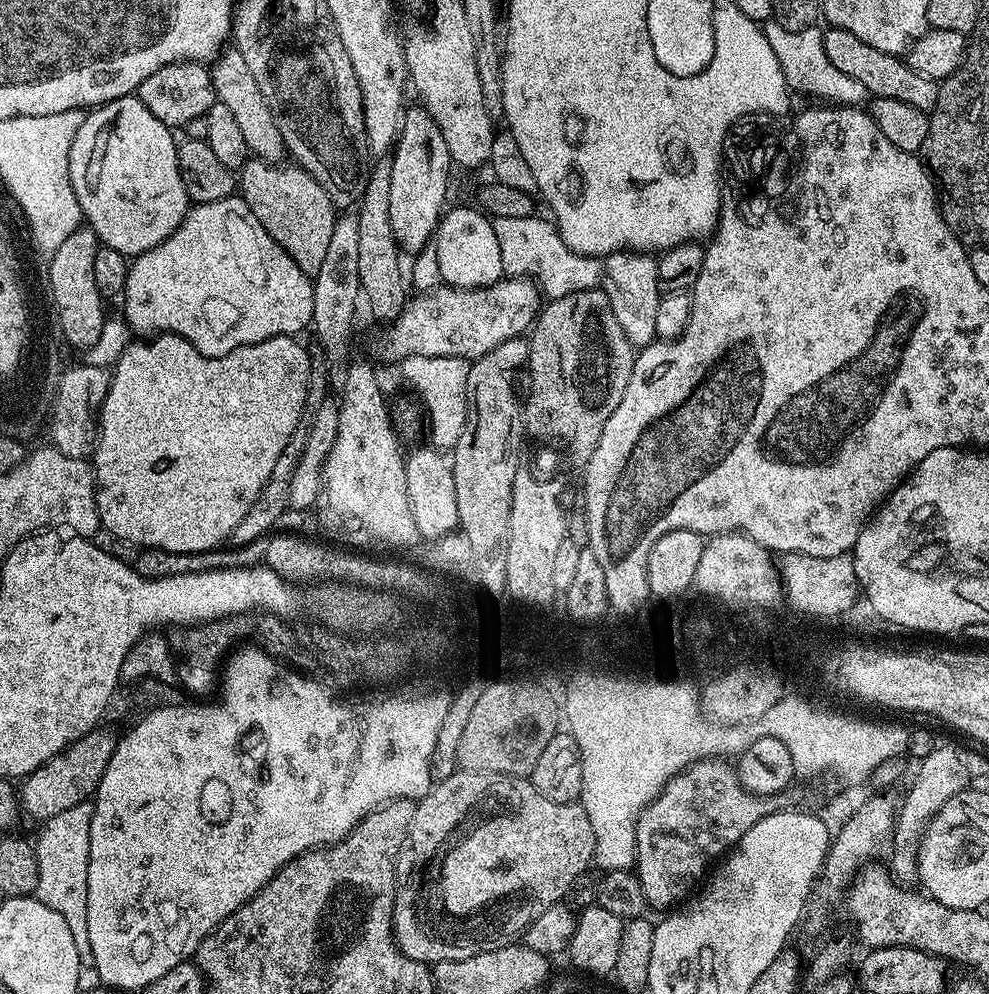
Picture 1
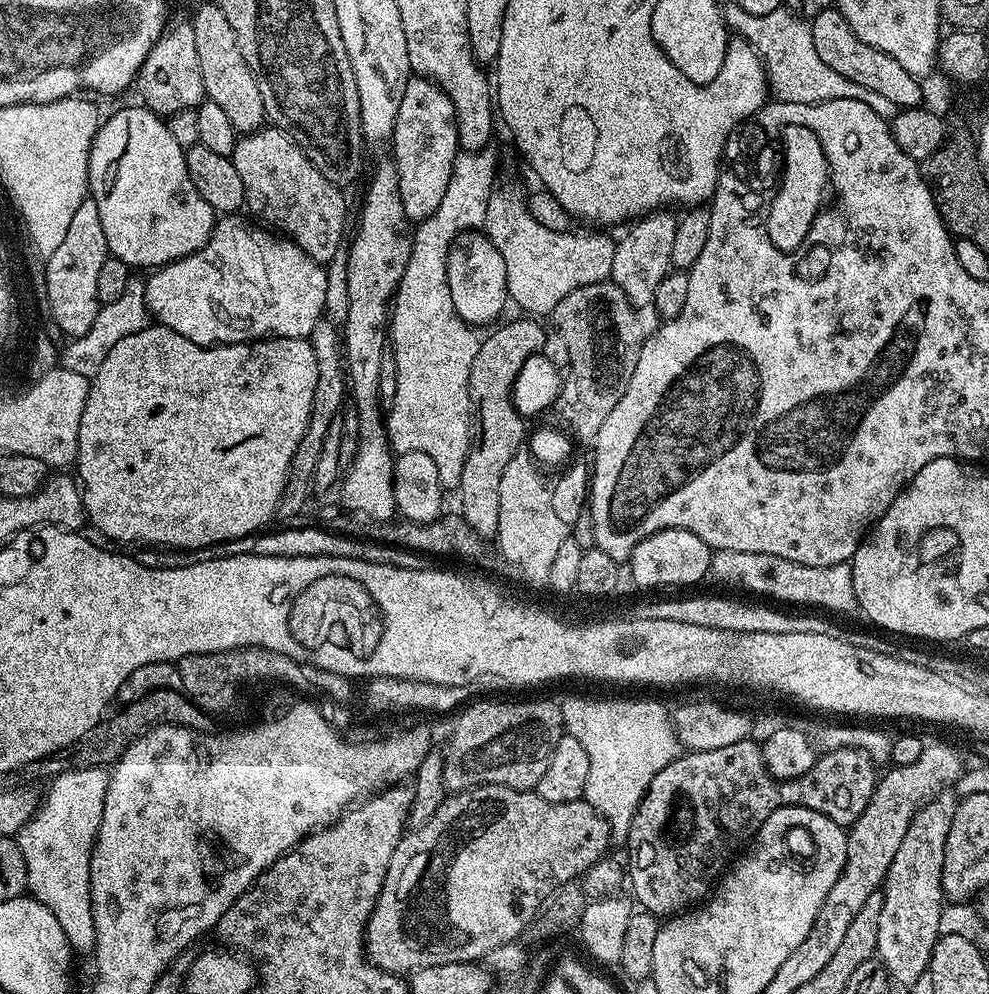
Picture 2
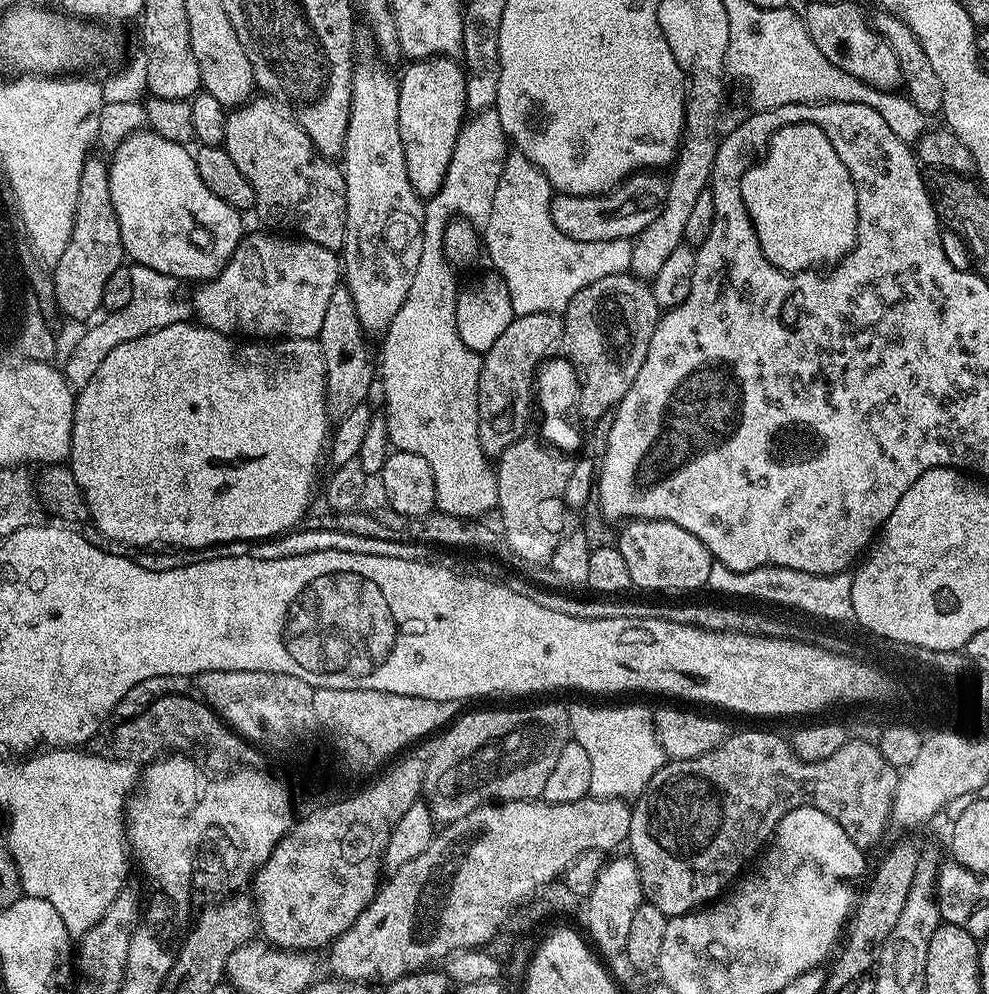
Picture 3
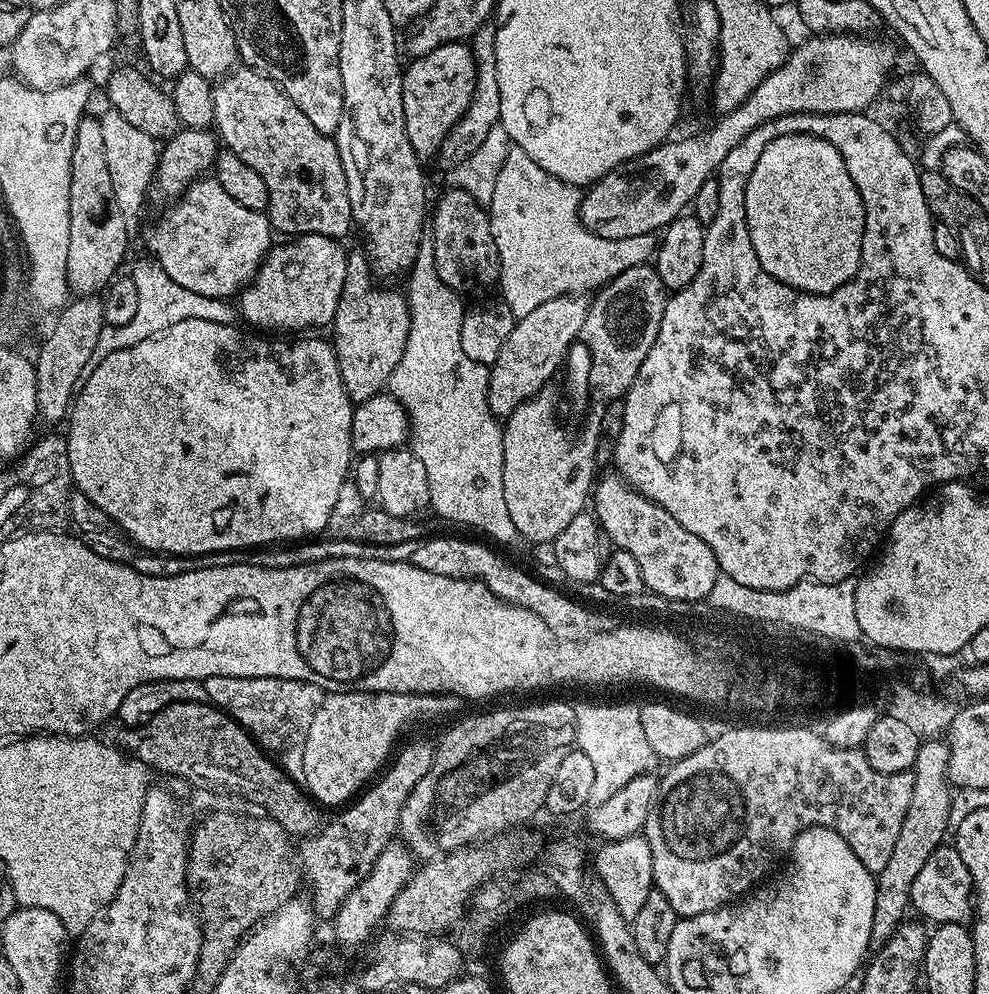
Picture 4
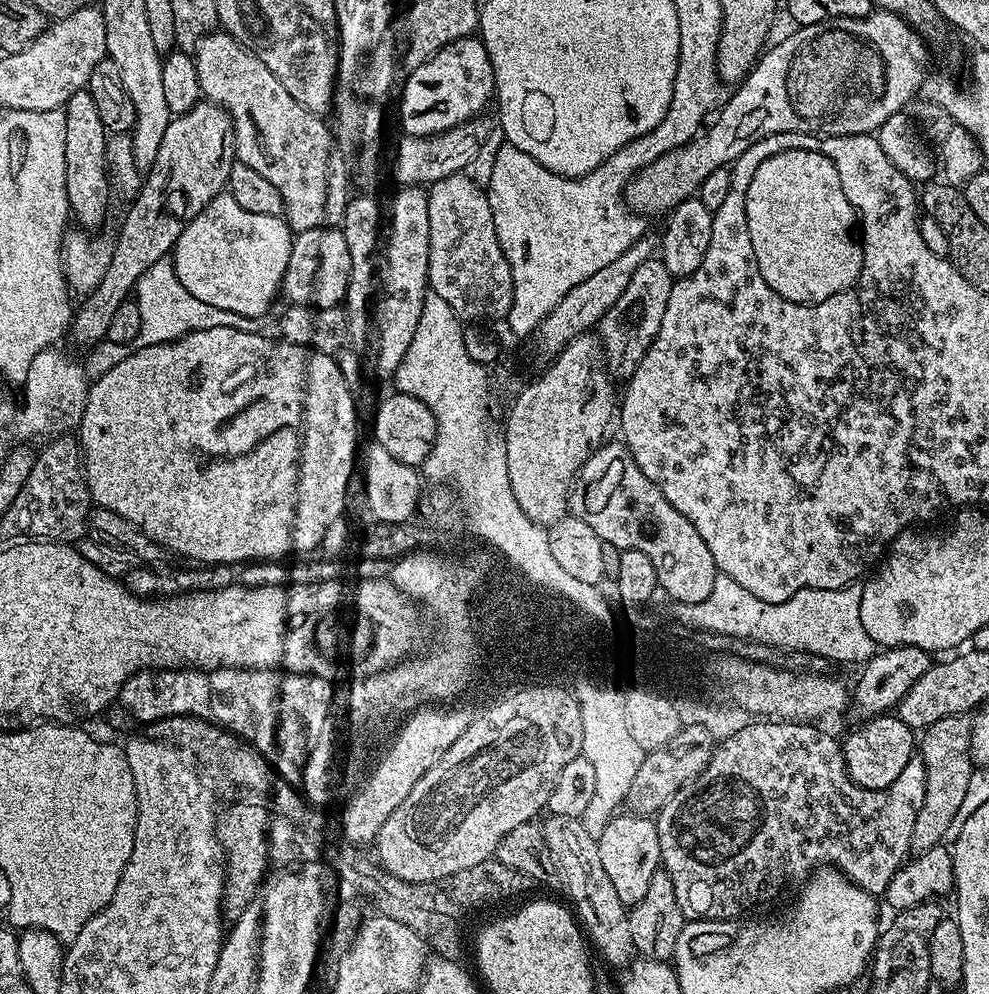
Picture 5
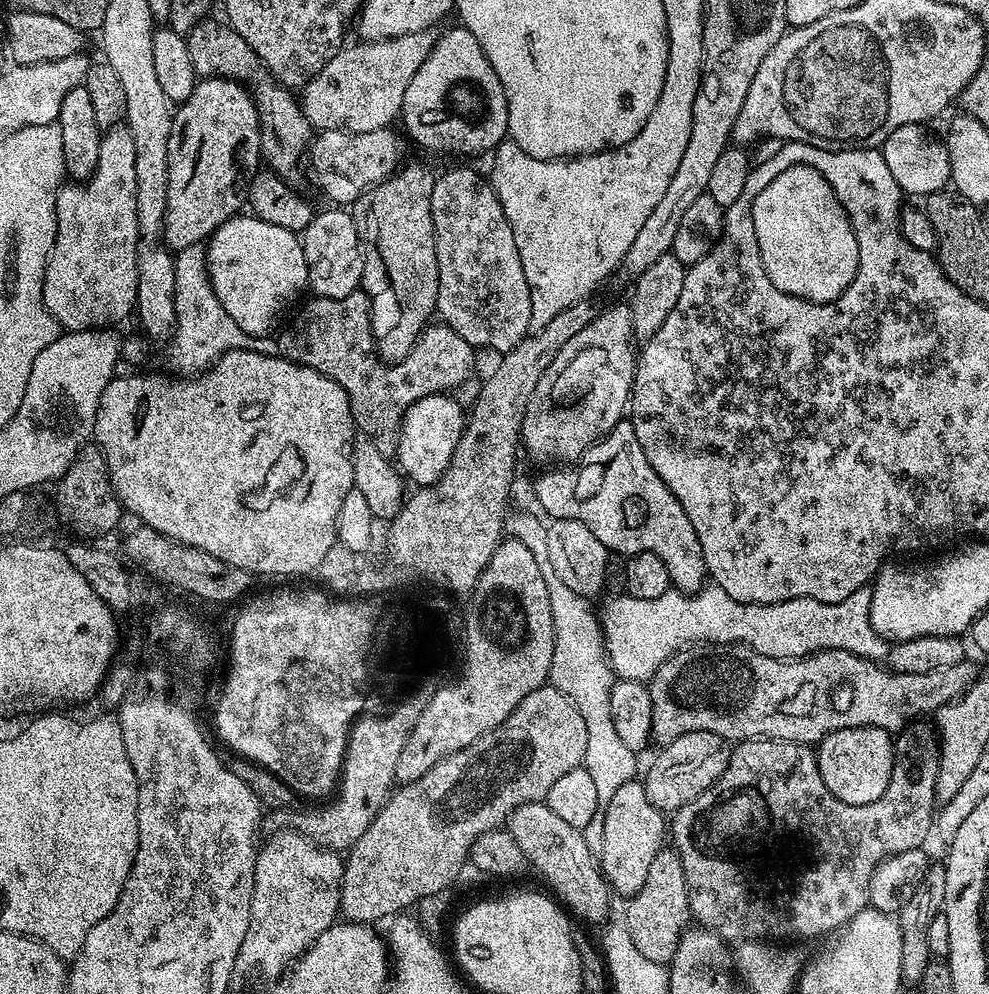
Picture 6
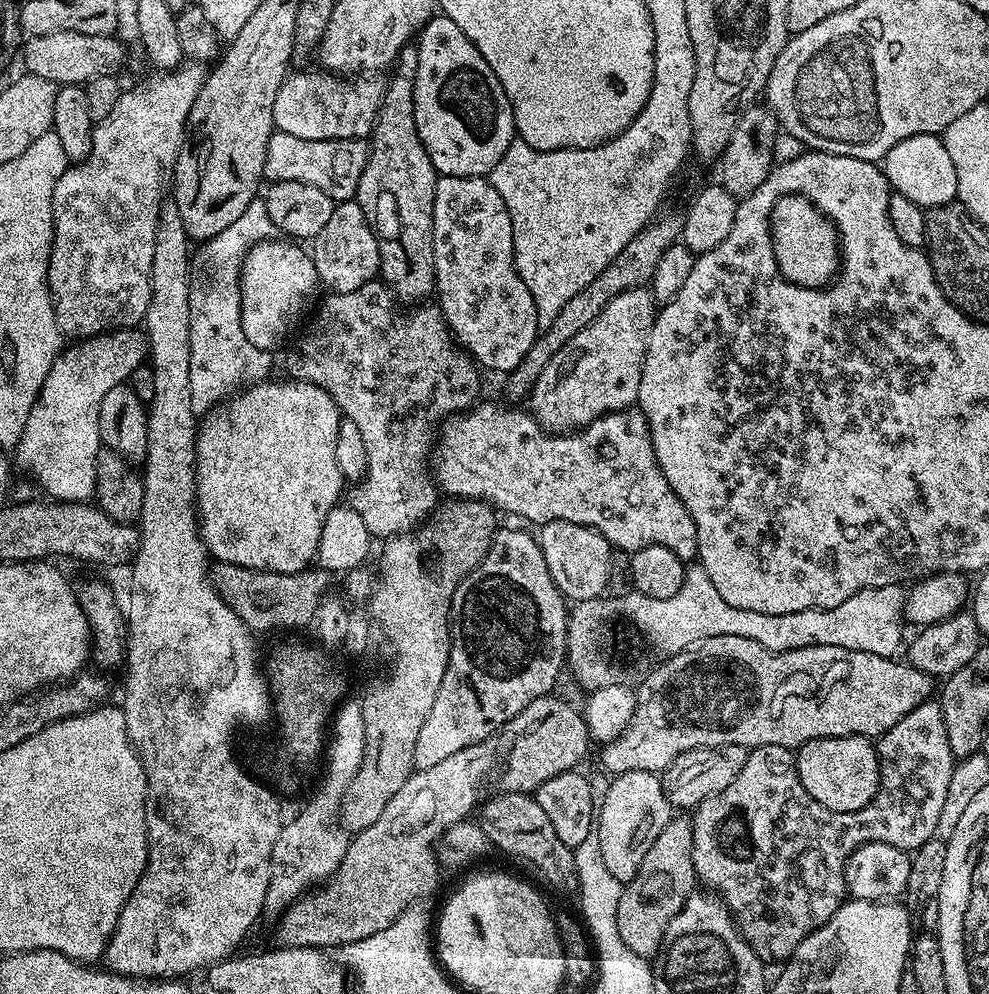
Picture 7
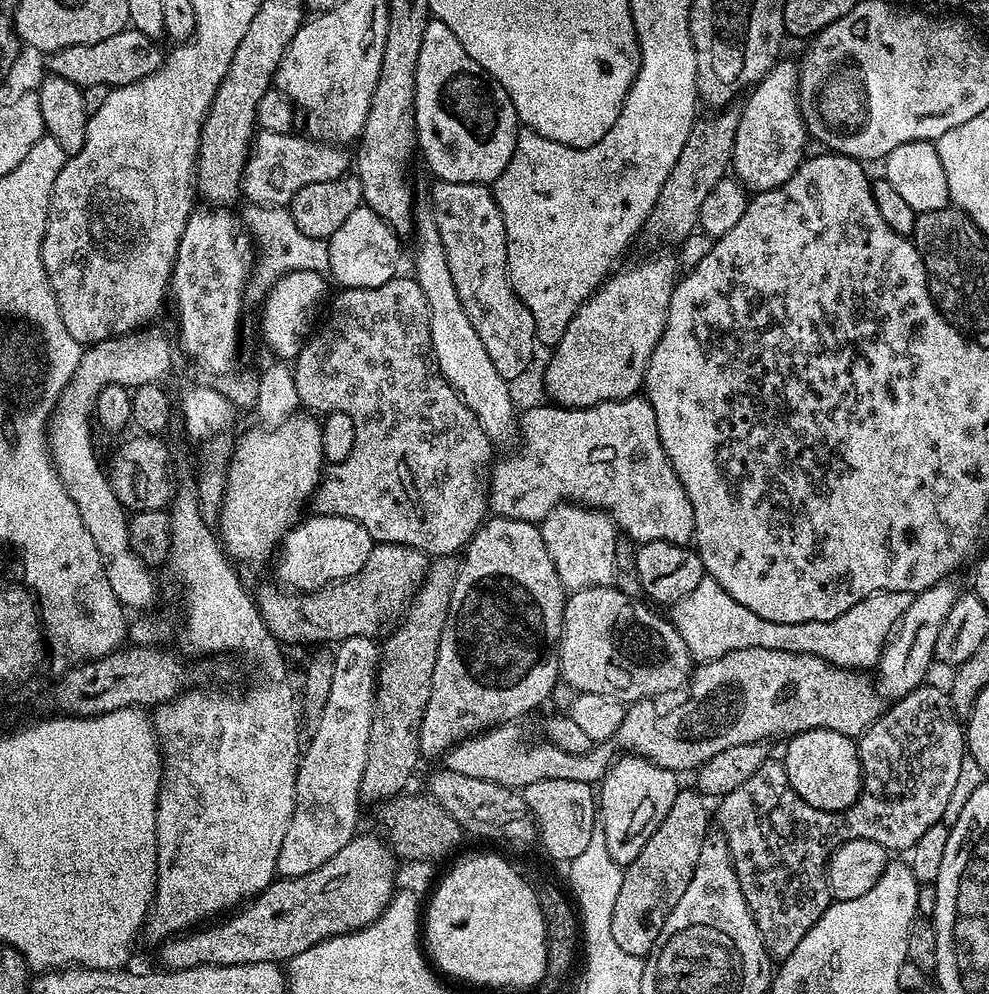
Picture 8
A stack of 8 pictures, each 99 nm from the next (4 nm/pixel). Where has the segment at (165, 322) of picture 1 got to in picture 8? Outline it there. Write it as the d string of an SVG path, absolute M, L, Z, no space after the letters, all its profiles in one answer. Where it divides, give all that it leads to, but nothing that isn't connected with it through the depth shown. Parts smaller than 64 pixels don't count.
M362 206L354 210L354 214L350 214L350 218L346 218L346 222L342 222L327 239L330 276L340 283L341 289L373 288L390 282L397 275L396 263L400 260L400 240L396 235L397 229L372 208Z

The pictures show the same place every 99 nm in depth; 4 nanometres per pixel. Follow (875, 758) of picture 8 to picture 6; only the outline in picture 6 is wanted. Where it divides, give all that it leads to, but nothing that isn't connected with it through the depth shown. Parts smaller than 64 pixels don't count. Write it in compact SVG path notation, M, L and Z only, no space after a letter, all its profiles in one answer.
M912 726L907 730L901 731L899 735L895 737L895 756L893 758L893 772L890 774L890 782L886 787L886 792L882 794L878 800L874 803L866 805L847 805L846 802L840 801L834 794L828 790L828 786L824 784L822 776L819 773L817 753L813 751L807 744L791 744L785 740L741 740L732 748L730 754L730 762L726 766L726 770L723 774L713 782L711 786L707 788L702 794L698 794L698 798L694 798L686 806L676 809L674 815L670 820L670 844L671 847L678 854L678 858L682 862L682 870L686 870L686 886L688 887L688 901L690 902L690 910L692 911L691 919L695 921L699 927L708 929L709 932L716 933L721 940L725 942L796 942L792 940L812 940L815 936L820 936L826 932L833 930L839 930L844 927L845 924L849 924L857 914L864 908L869 907L868 899L870 898L870 882L872 881L872 871L882 863L884 860L889 860L891 856L896 854L902 854L906 850L914 850L915 848L923 845L926 834L930 830L933 819L938 811L938 805L936 802L936 783L938 782L938 758L940 757L940 741L936 735L935 727L928 726L928 728L916 728L920 726Z

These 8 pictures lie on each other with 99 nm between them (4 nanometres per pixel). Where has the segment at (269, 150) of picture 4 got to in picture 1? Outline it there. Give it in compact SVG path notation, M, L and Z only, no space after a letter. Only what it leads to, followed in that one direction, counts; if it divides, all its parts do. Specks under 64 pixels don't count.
M250 158L240 169L238 169L238 195L244 199L246 206L250 206L250 210L254 210L254 218L258 218L258 222L262 222L262 226L266 226L266 230L270 234L270 238L274 238L274 242L278 242L278 246L282 246L282 250L286 250L286 254L290 254L290 258L294 258L294 262L298 262L298 270L302 270L307 276L316 277L318 270L322 270L322 261L326 259L326 250L330 247L330 238L334 238L334 226L338 209L333 204L330 194L320 183L310 175L305 168L299 166L291 166L287 168L287 163L271 164L265 160Z

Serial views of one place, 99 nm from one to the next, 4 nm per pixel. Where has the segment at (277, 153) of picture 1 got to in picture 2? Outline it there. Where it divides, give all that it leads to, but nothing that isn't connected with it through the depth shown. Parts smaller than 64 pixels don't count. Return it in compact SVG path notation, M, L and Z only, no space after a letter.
M208 2L197 6L196 13L190 16L190 23L194 30L194 46L198 49L198 66L202 70L205 97L222 106L222 111L230 117L230 126L234 126L236 133L247 134L265 127L262 90L258 90L258 82L250 66L246 66L246 58L242 58L238 34L234 34L234 26L230 26L226 14L222 14L215 2Z

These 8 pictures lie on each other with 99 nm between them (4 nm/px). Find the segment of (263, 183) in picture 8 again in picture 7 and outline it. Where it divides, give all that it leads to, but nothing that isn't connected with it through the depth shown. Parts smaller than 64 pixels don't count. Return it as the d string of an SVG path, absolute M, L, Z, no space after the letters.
M276 130L266 146L264 175L272 182L285 180L318 186L318 190L326 190L332 200L339 202L355 197L367 161L368 144L363 139L307 141Z

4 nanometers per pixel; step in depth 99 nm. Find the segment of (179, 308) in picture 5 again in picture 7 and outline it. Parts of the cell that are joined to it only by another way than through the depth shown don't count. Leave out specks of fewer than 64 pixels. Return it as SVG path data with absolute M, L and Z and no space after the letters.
M257 198L246 206L242 213L242 218L238 222L233 222L222 234L212 236L203 241L200 253L195 253L194 260L204 267L204 277L197 279L192 285L190 294L190 388L196 388L196 404L213 404L221 399L229 391L231 384L236 384L239 380L243 382L259 382L269 375L272 368L271 351L256 347L254 342L246 334L242 334L242 314L240 313L240 286L238 283L239 269L242 263L242 247L240 248L239 232L244 232L248 242L259 242L269 239L273 235L274 229L270 218L266 214L266 206L263 199Z

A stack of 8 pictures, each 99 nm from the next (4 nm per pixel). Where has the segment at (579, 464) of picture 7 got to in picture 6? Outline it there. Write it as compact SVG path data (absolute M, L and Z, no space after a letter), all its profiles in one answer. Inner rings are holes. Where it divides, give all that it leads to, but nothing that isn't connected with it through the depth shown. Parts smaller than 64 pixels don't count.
M448 394L418 398L418 402L414 402L410 410L406 410L400 423L400 437L396 440L394 460L399 471L411 483L413 480L416 488L425 488L442 478L442 474L450 466L450 458L458 446L460 436L464 433L465 409L460 409L459 399L456 401L452 398ZM631 419L619 420L571 466L552 466L541 472L536 480L536 500L544 507L545 517L580 520L612 554L658 554L670 570L675 591L691 594L704 587L708 567L702 558L702 542L698 542L682 502L670 494L666 482L650 466L646 450L638 446Z

